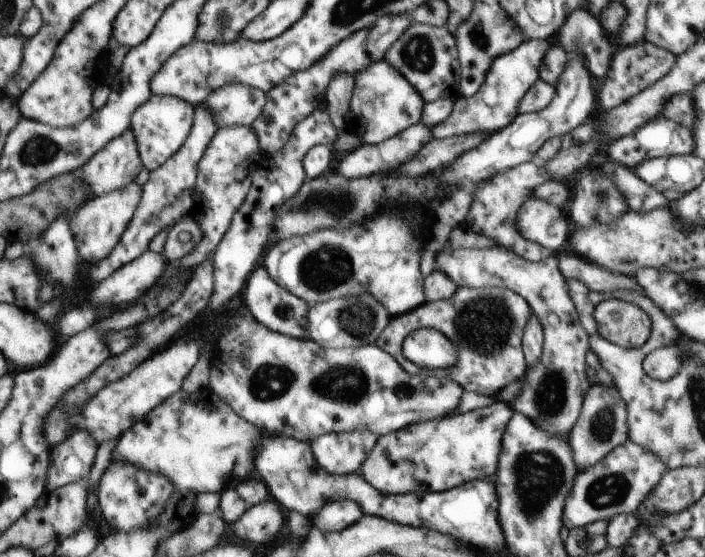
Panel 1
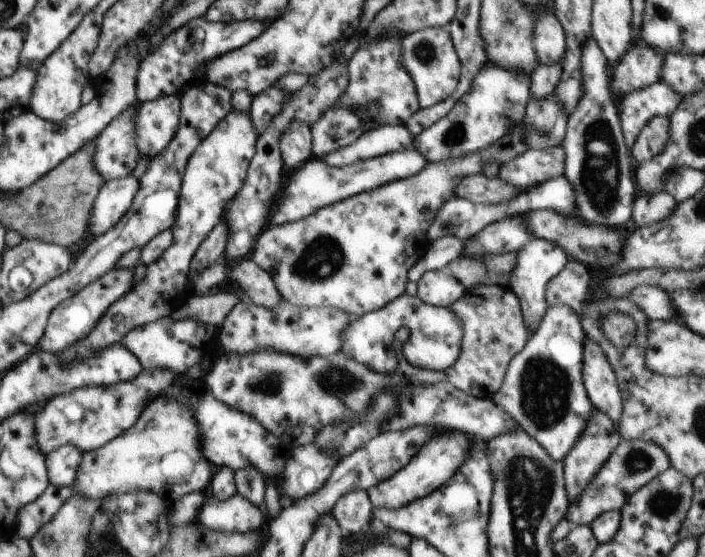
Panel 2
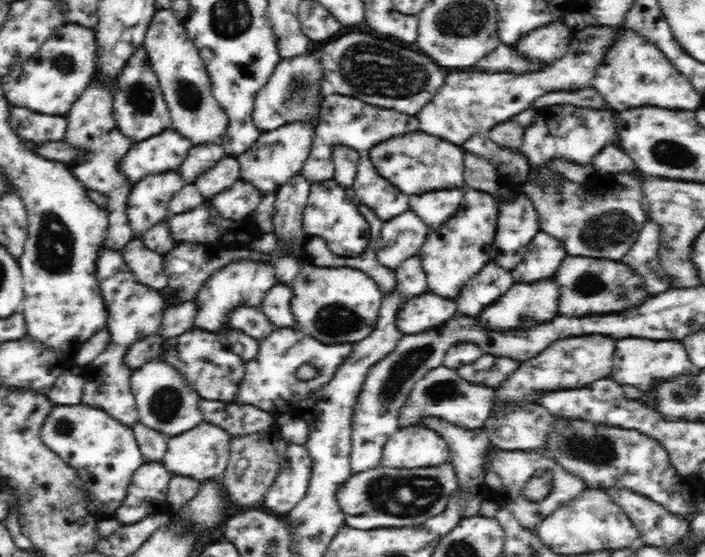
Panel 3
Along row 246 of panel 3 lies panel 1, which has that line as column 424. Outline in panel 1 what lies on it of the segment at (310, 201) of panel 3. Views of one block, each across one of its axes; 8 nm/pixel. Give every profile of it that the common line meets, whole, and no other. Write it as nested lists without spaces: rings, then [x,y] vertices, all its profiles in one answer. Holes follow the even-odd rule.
[[[417,329],[409,333],[401,348],[403,356],[422,369],[444,369],[456,361],[454,344],[433,329]]]

